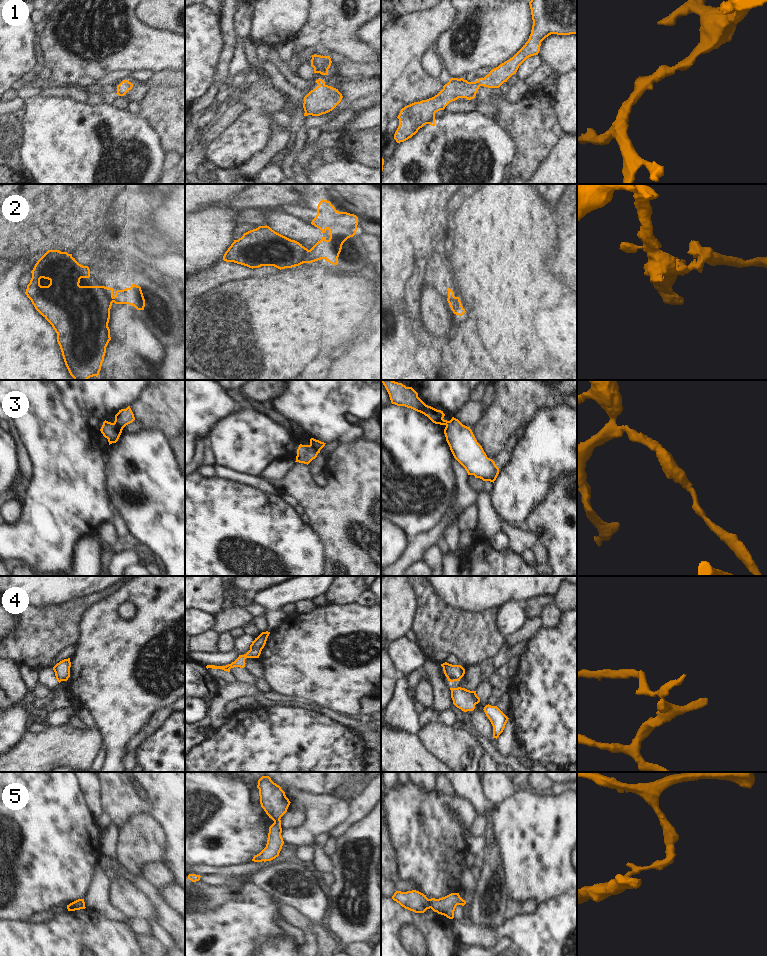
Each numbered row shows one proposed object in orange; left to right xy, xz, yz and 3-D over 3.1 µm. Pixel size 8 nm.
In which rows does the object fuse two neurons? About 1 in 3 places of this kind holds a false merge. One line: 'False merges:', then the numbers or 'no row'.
False merges: 2, 3, 4, 5

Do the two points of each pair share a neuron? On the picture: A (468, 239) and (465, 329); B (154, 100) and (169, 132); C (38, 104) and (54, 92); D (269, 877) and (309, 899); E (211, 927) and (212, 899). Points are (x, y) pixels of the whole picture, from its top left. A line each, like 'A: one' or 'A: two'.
A: two
B: one
C: two
D: one
E: two

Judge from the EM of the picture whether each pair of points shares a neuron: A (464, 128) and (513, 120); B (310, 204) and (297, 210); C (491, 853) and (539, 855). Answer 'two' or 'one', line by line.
A: two
B: one
C: two

